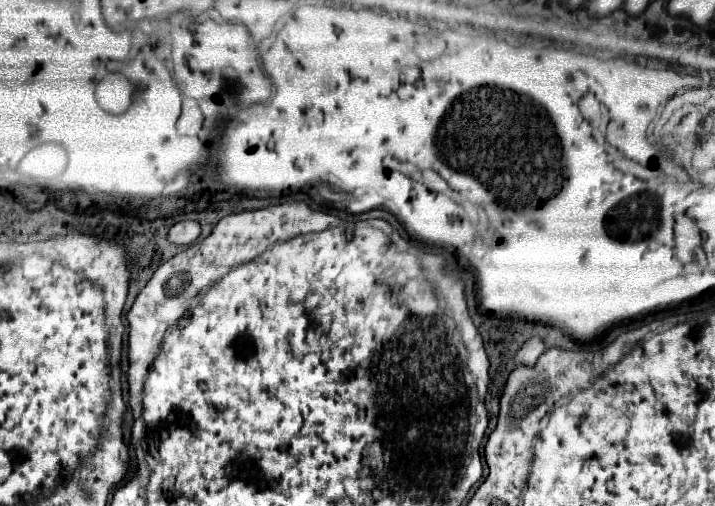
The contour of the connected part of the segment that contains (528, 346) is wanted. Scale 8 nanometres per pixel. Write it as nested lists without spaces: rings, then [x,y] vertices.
[[[530,338],[528,342],[524,342],[524,346],[514,354],[514,362],[516,364],[524,364],[524,366],[534,366],[538,356],[544,352],[544,344],[540,338]]]

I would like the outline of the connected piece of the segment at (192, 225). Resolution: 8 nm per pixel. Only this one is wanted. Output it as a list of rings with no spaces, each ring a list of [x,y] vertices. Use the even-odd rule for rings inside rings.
[[[182,220],[176,222],[170,230],[168,230],[168,240],[172,244],[178,246],[190,246],[192,242],[196,242],[196,238],[200,236],[200,224],[194,220]]]

